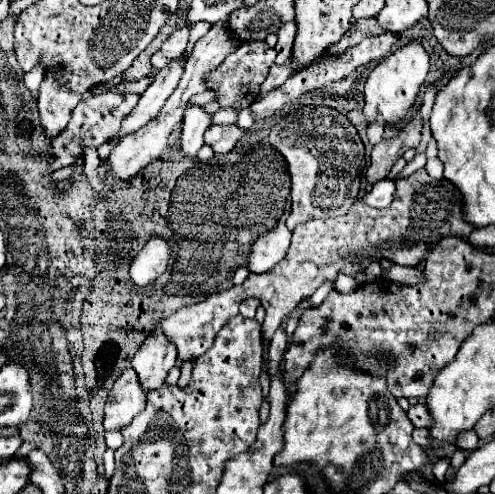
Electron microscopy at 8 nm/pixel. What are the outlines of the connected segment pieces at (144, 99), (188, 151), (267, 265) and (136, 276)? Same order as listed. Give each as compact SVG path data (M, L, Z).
M178 58L156 74L154 82L140 96L140 100L136 104L136 110L132 110L132 114L126 118L122 130L118 132L120 136L130 134L130 132L138 130L140 126L148 124L148 120L152 120L162 110L164 102L168 100L172 90L178 86L178 80L182 76L182 68L184 68L184 58Z
M192 104L184 112L184 126L180 136L180 148L186 156L196 156L204 144L204 132L212 126L212 114L202 106Z
M280 220L272 230L262 234L250 246L250 252L248 252L248 258L246 258L248 270L258 272L258 274L272 270L272 266L276 266L280 260L284 260L284 254L288 254L290 238L292 238L292 232Z
M150 238L148 244L138 252L138 256L132 260L130 266L130 276L136 286L146 286L154 282L168 264L170 258L170 248L164 238Z

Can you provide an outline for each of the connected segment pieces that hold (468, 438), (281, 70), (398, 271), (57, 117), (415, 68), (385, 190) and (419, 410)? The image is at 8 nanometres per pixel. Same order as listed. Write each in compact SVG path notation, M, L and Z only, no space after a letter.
M466 430L464 434L460 434L460 438L456 438L456 446L460 448L460 450L468 450L468 452L472 452L472 450L476 450L478 448L478 436L476 436L476 432L474 430Z
M290 58L284 66L276 66L276 64L270 66L270 74L268 74L268 78L264 80L264 84L260 86L260 96L264 96L264 94L268 94L270 90L278 88L278 86L292 74L292 60L294 60L294 58Z
M392 264L390 268L382 270L382 278L394 280L398 284L416 284L422 280L422 272L418 268L406 268L406 266Z
M62 66L48 70L44 82L40 84L40 96L38 96L40 120L44 130L50 132L50 136L56 136L60 130L64 130L68 118L72 116L72 110L82 100L82 94L76 94L74 90L68 90L66 84L58 82L60 72Z
M412 40L404 46L400 46L398 50L394 50L394 54L390 54L388 58L380 60L376 64L376 68L370 72L366 86L364 86L364 116L368 122L376 120L376 112L384 116L386 124L396 124L404 118L406 110L416 102L416 96L420 92L422 82L426 80L430 62L428 62L428 54L422 46L422 42Z
M380 180L372 186L370 192L366 192L360 198L360 202L368 204L372 208L386 208L386 206L390 206L390 202L394 198L394 190L396 190L396 186L392 180Z
M414 404L408 410L408 418L416 428L428 428L432 426L432 416L428 414L428 408L424 404Z

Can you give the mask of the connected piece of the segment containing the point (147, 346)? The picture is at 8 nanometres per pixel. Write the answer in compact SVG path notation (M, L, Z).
M156 322L154 332L146 334L144 344L132 358L132 368L136 370L142 388L156 390L164 384L164 378L170 368L176 364L176 346L168 342L166 334L160 330L160 322Z

